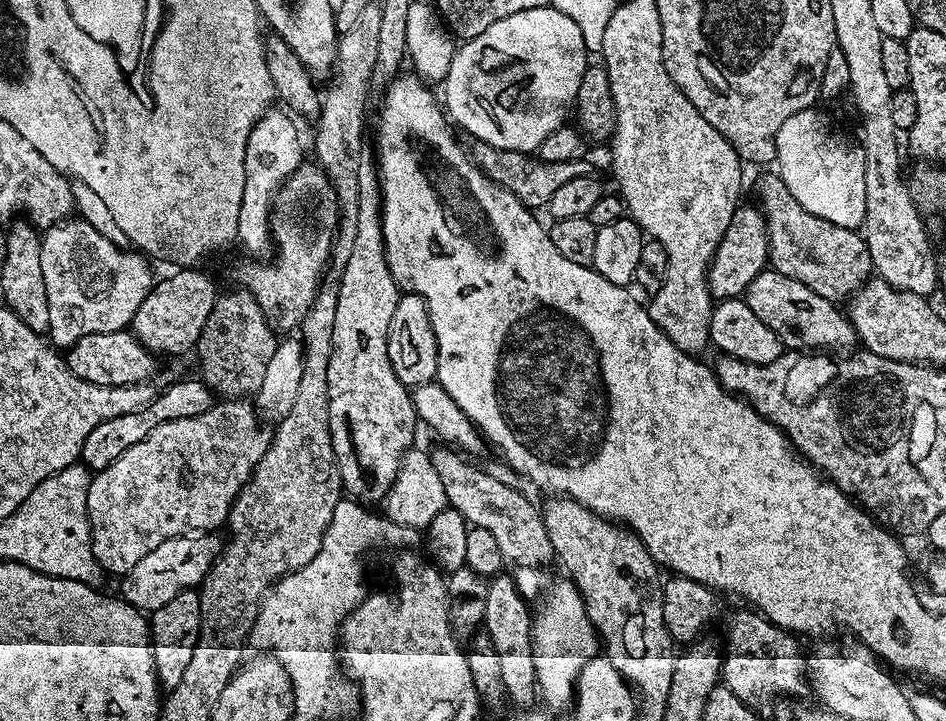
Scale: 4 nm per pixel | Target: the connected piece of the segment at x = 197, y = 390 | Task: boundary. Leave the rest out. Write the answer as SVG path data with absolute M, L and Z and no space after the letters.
M193 378L193 380L180 380L177 384L172 384L168 389L157 391L154 402L146 406L146 410L138 410L138 414L122 414L122 418L110 418L110 422L102 422L86 434L86 442L80 451L80 460L85 468L93 473L101 472L114 458L120 457L125 450L130 450L130 446L135 446L137 442L142 442L154 426L162 426L162 422L173 420L174 418L194 418L194 414L206 414L214 403L214 393L203 380Z

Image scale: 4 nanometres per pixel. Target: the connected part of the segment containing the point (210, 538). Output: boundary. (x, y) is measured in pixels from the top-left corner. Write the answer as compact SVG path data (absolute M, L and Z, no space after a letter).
M211 531L170 538L162 542L162 546L150 550L150 554L146 554L146 558L142 558L142 562L138 562L134 570L126 573L122 580L122 598L145 614L157 612L159 608L166 606L166 602L170 602L170 598L182 594L182 590L195 589L203 584L221 551L222 540Z

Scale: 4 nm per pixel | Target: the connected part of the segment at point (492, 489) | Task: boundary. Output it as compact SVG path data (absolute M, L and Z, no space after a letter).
M440 446L444 448L431 449L430 455L434 462L434 470L438 470L438 478L442 478L442 490L446 490L446 498L449 505L458 514L464 516L465 521L471 527L481 527L490 530L501 551L501 558L505 565L517 564L520 568L540 568L543 564L553 563L554 553L550 546L550 534L546 534L544 517L541 509L536 508L516 488L511 488L504 480L491 476L484 468L471 464L471 459L465 458L455 447Z

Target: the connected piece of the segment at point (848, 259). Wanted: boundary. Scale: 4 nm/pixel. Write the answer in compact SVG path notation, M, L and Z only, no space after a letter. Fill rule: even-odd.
M779 175L760 180L758 207L768 227L768 259L777 272L786 274L833 302L844 302L873 275L872 259L863 235L857 229L834 226L818 214L810 214ZM841 300L841 301L840 301Z

